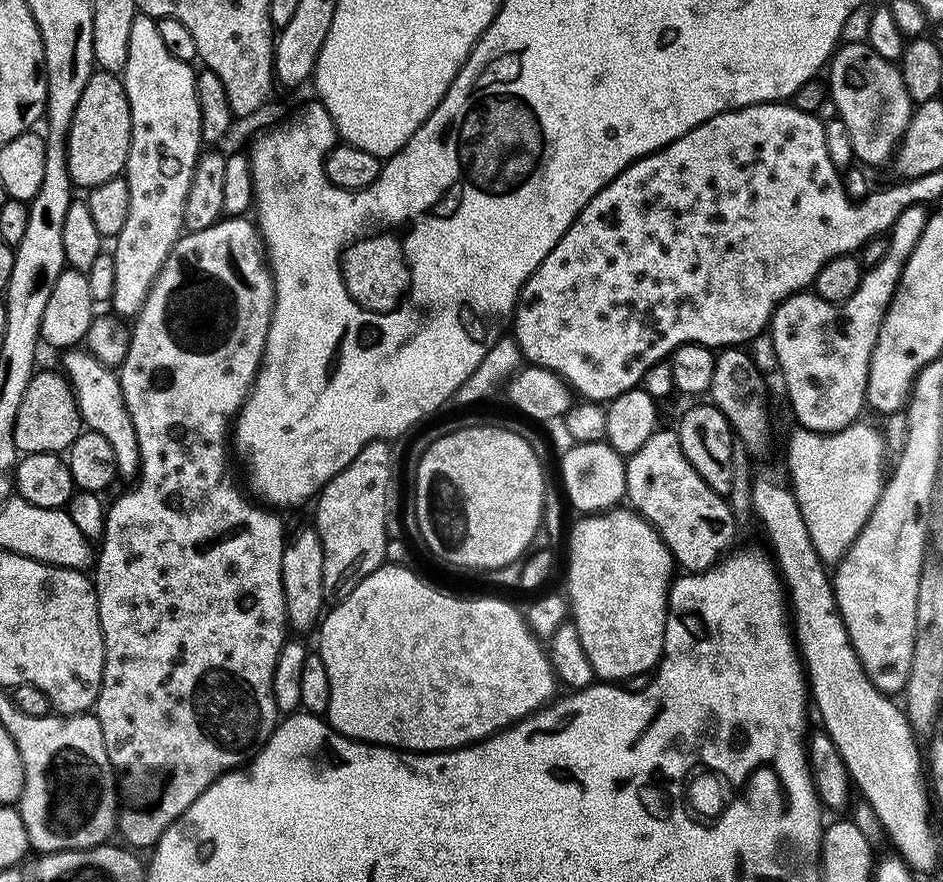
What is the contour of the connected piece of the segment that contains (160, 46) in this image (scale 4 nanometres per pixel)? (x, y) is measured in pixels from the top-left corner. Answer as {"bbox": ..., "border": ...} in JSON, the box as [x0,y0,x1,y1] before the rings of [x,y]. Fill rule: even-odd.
{"bbox":[111,13,204,320],"border":[[[137,13],[130,30],[130,58],[122,74],[127,100],[131,106],[132,142],[126,179],[130,190],[130,212],[122,231],[116,237],[112,255],[115,258],[117,281],[111,307],[124,320],[138,316],[146,298],[165,266],[170,253],[185,231],[186,206],[194,176],[204,150],[204,123],[198,102],[197,71],[191,63],[176,60],[166,49],[158,22],[152,16]]]}

